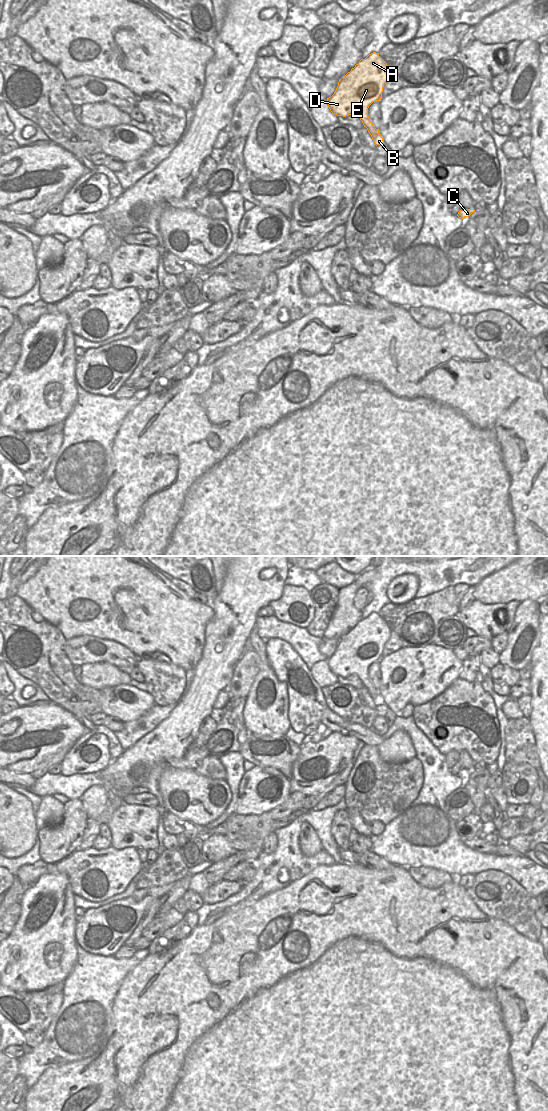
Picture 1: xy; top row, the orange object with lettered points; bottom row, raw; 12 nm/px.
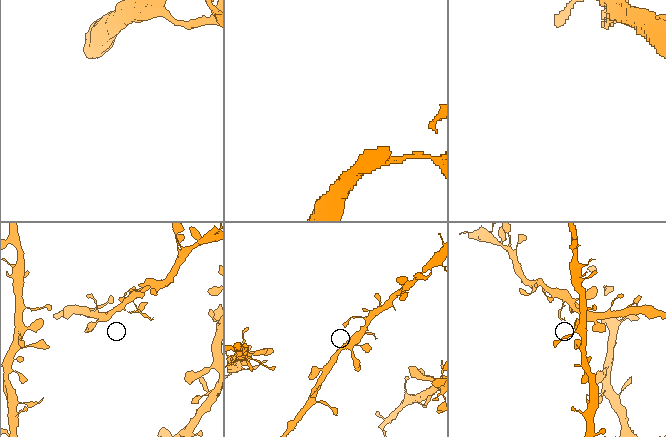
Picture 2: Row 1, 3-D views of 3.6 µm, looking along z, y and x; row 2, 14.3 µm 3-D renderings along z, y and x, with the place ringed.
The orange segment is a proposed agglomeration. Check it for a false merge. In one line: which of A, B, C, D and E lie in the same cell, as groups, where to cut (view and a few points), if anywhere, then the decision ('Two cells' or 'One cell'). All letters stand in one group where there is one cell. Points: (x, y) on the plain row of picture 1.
Groups: A D E / B C. Split along xy (369, 681), (367, 688). Two cells

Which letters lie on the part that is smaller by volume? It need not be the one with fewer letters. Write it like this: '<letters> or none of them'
B, C

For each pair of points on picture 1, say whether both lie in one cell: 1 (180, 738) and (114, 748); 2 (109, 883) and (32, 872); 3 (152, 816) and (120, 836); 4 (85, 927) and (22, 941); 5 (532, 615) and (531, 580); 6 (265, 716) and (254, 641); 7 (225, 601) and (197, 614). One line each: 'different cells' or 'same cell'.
1: different cells
2: same cell
3: same cell
4: different cells
5: different cells
6: same cell
7: different cells

